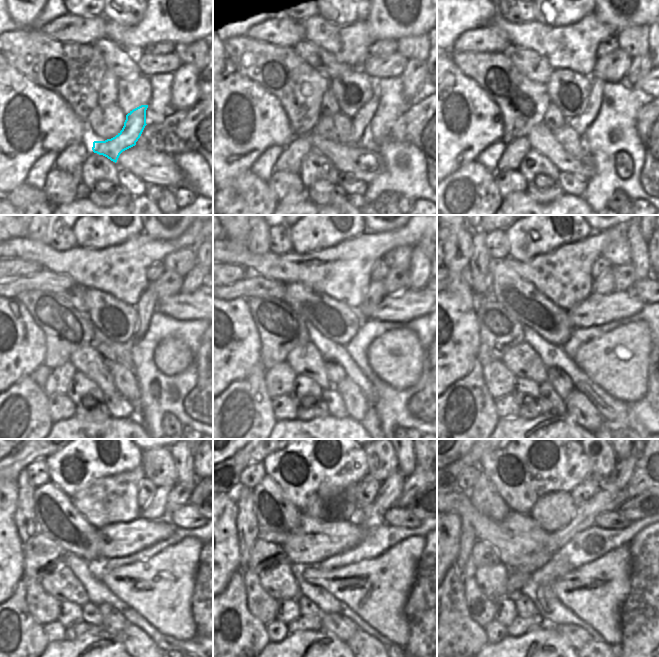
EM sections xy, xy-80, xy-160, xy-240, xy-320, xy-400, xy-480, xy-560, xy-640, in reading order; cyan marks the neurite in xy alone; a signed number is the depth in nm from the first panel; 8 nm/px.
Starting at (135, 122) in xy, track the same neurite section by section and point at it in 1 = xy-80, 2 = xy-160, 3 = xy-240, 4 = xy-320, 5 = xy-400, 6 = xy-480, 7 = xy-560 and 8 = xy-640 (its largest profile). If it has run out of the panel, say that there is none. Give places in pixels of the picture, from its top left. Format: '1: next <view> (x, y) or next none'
1: next xy-80 (360, 121)
2: next xy-160 (584, 120)
3: next xy-240 (146, 306)
4: next xy-320 (375, 292)
5: next xy-400 (604, 284)
6: next xy-480 (155, 510)
7: next xy-560 (390, 489)
8: next xy-640 (618, 479)

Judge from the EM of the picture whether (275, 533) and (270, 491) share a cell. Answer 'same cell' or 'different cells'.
same cell

